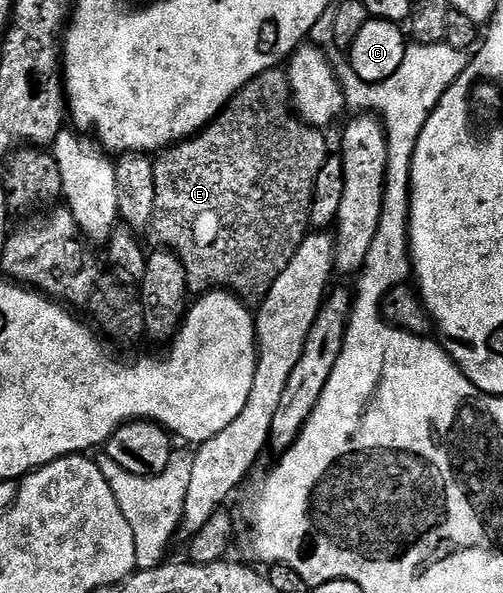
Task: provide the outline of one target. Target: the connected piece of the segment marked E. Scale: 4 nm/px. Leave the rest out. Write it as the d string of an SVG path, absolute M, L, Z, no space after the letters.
M276 68L261 72L261 76L249 80L249 84L245 84L245 88L241 88L231 97L224 110L208 126L203 127L198 134L177 142L174 146L166 147L154 159L157 200L153 200L153 220L150 229L155 230L156 236L163 241L160 243L173 251L185 266L187 289L192 295L202 296L210 294L213 290L225 290L247 304L261 303L265 300L265 296L269 296L277 276L281 276L289 260L297 256L297 248L301 248L301 244L312 229L313 184L317 184L317 172L321 172L321 164L325 164L325 160L329 157L327 138L323 134L326 133L322 129L308 126L297 117L291 100L291 87L287 84L286 69Z

